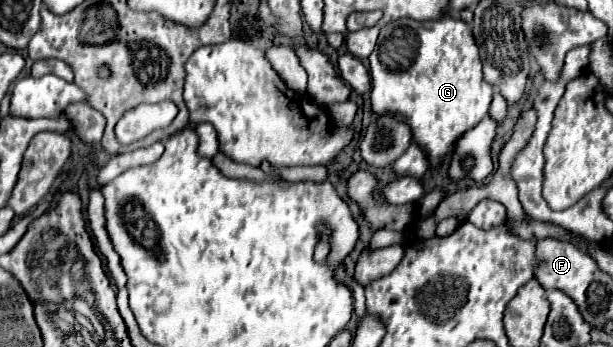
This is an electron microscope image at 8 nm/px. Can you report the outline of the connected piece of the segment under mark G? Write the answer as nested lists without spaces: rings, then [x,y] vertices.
[[[441,16],[437,20],[417,22],[411,18],[401,18],[385,28],[381,28],[377,46],[369,56],[369,72],[373,80],[371,106],[377,116],[399,116],[409,118],[409,128],[413,142],[425,152],[429,166],[439,166],[449,154],[455,152],[455,142],[473,126],[477,126],[489,110],[493,88],[483,80],[479,50],[475,46],[471,26],[455,20],[451,16]]]

